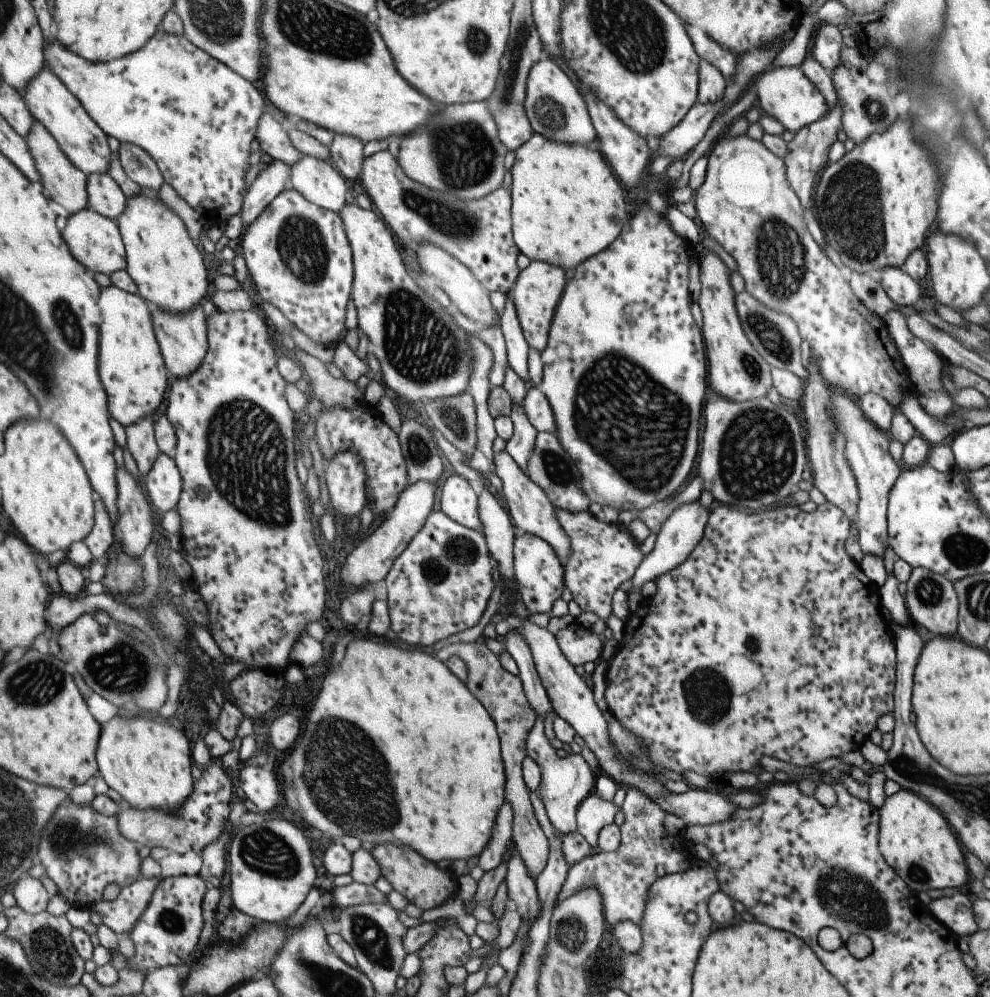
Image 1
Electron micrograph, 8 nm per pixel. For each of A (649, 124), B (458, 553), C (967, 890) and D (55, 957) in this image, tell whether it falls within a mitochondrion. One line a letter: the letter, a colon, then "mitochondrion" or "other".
A: other
B: mitochondrion
C: other
D: mitochondrion

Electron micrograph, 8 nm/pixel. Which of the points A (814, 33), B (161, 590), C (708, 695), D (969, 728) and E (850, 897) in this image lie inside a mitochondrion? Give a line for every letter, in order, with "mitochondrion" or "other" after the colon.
A: other
B: other
C: mitochondrion
D: other
E: mitochondrion

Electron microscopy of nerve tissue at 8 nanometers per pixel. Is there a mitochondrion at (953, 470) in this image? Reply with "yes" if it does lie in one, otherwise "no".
no

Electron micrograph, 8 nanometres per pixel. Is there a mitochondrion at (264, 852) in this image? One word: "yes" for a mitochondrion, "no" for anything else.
yes

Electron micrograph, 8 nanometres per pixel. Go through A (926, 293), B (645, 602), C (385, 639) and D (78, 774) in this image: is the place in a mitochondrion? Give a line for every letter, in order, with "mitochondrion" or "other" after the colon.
A: other
B: other
C: other
D: other

